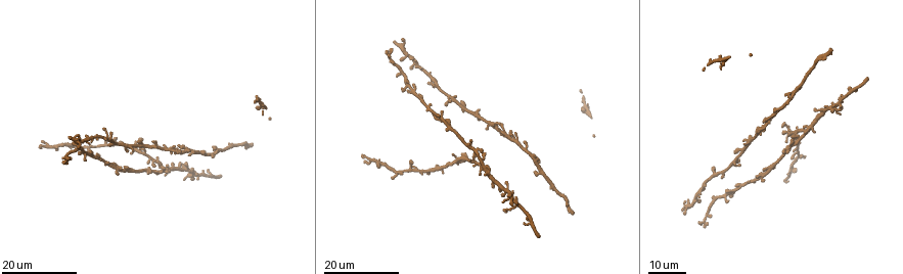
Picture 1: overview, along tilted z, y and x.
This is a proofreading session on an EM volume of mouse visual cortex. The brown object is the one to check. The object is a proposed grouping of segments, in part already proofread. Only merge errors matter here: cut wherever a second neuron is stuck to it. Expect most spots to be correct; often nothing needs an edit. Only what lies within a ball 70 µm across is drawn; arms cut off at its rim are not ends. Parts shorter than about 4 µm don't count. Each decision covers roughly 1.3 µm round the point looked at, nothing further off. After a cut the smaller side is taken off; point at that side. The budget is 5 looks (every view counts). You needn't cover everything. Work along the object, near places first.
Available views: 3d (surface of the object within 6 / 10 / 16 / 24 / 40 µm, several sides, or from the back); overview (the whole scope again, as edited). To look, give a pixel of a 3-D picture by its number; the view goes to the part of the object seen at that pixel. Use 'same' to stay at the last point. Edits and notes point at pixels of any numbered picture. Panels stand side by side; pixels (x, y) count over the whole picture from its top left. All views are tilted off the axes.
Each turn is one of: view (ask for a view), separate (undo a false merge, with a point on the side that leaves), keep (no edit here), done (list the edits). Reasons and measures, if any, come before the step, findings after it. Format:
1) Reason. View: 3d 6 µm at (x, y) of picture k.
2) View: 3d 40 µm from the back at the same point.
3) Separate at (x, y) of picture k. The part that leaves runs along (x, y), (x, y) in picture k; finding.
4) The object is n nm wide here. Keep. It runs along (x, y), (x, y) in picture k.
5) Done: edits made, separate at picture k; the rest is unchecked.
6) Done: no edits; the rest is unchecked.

Three arms meet. View: 3d 16 µm at (410, 55) of picture 1.

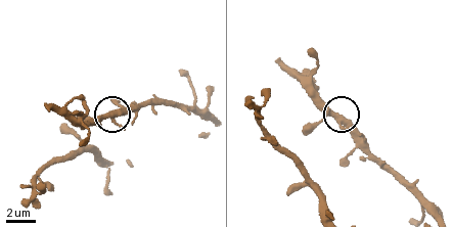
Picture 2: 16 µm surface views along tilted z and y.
View: 3d 6 µm at (104, 118) of picture 2.

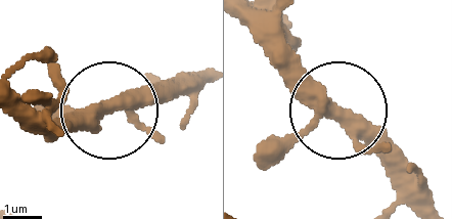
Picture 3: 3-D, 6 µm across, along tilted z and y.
View: 3d 6 µm from the back at (336, 107) of picture 3.

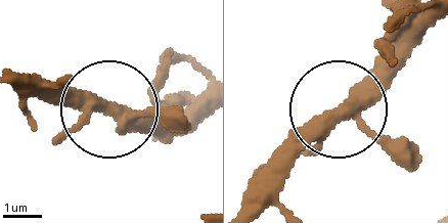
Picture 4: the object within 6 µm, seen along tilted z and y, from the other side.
3 arms meet here. Keep. Continuous, no second neuron.

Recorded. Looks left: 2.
View: 3d 24 µm at (842, 102) of picture 1.

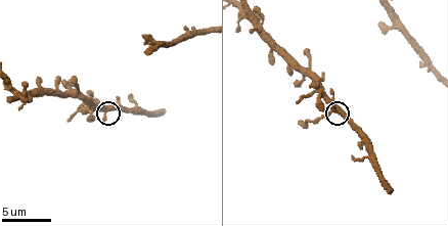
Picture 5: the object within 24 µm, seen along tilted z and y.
View: 3d 10 µm at (336, 111) of picture 5.

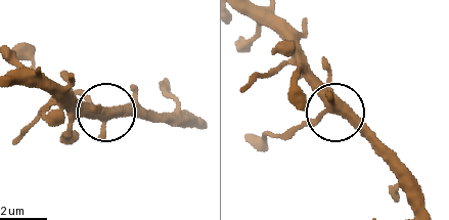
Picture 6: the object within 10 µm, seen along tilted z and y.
Keep. It runs along (266, 18), (333, 110), (277, 138) in picture 6; all the same neuron.

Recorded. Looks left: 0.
Done: no edits; the rest is unchecked.

